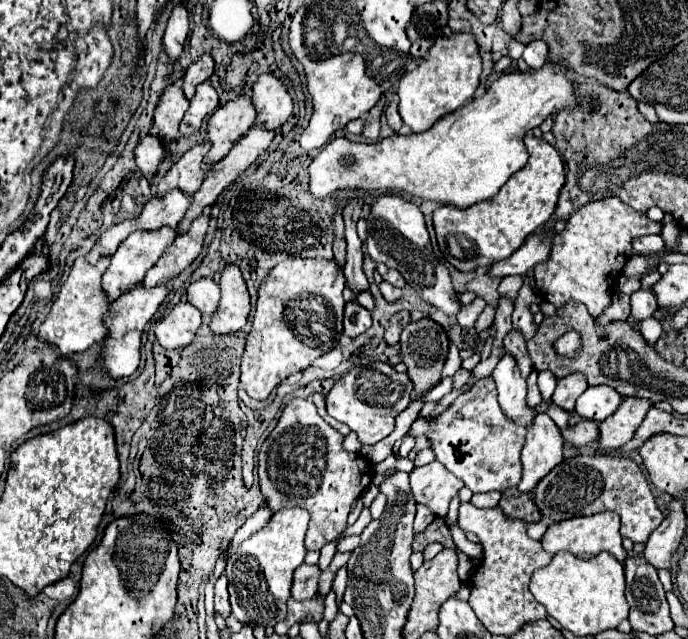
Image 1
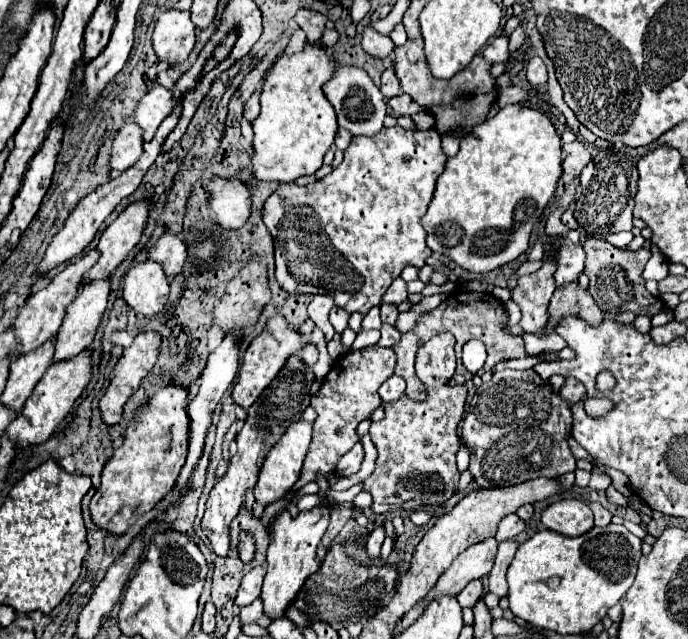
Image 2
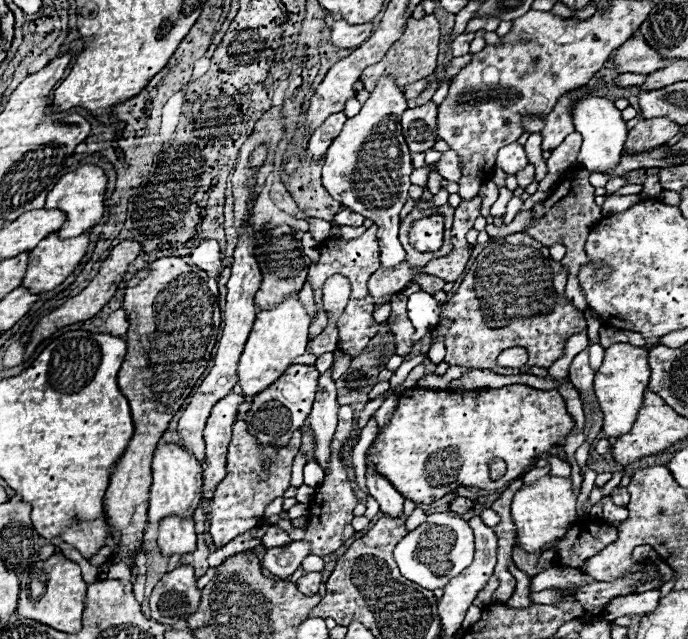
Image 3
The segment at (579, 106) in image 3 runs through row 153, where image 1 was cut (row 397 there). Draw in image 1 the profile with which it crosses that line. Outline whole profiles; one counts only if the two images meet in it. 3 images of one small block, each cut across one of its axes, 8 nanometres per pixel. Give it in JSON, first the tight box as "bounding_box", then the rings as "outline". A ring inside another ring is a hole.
{"bounding_box":[576,386,622,422],"outline":[[[590,386],[578,400],[576,400],[576,412],[594,422],[602,422],[606,416],[610,416],[622,402],[622,396],[608,386]]]}

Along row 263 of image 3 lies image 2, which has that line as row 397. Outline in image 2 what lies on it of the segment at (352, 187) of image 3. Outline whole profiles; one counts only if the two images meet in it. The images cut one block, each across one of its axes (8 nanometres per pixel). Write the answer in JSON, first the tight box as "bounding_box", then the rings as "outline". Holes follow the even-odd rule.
{"bounding_box":[380,374,406,404],"outline":[[[392,374],[392,376],[380,386],[380,398],[382,398],[382,402],[386,402],[386,404],[394,404],[396,400],[400,400],[400,398],[404,396],[404,392],[406,392],[406,382],[404,382],[404,378],[400,378],[400,376],[396,376],[396,374]]]}

